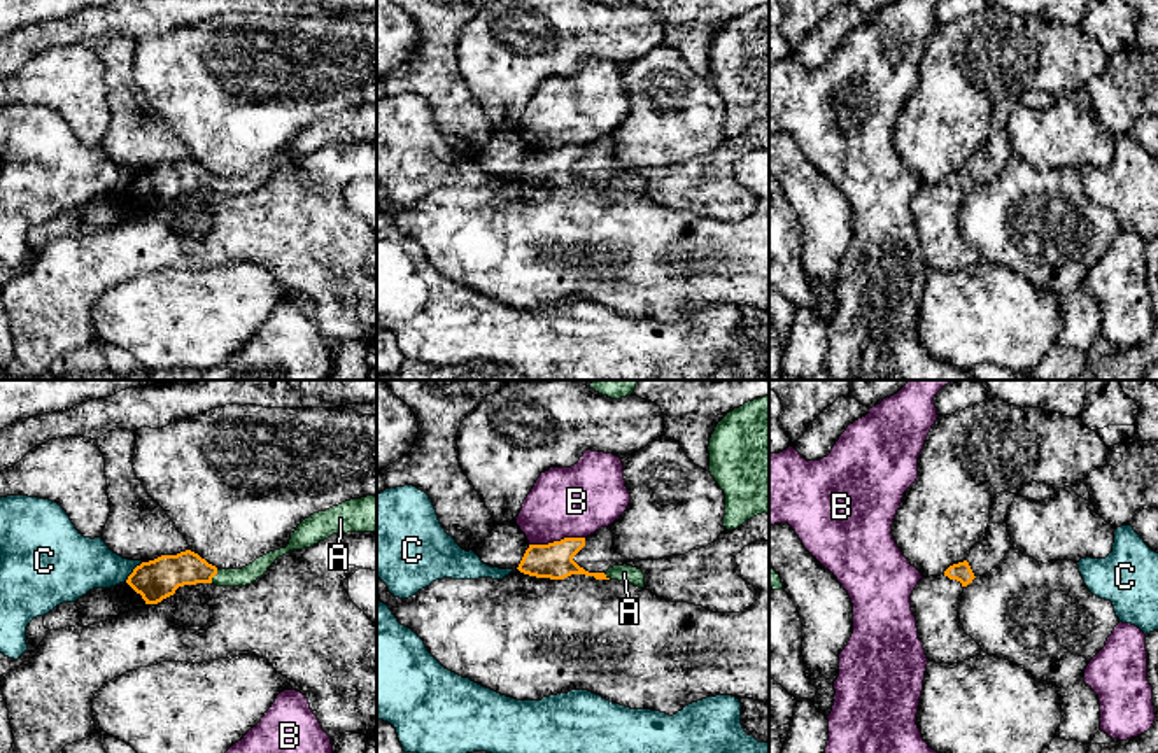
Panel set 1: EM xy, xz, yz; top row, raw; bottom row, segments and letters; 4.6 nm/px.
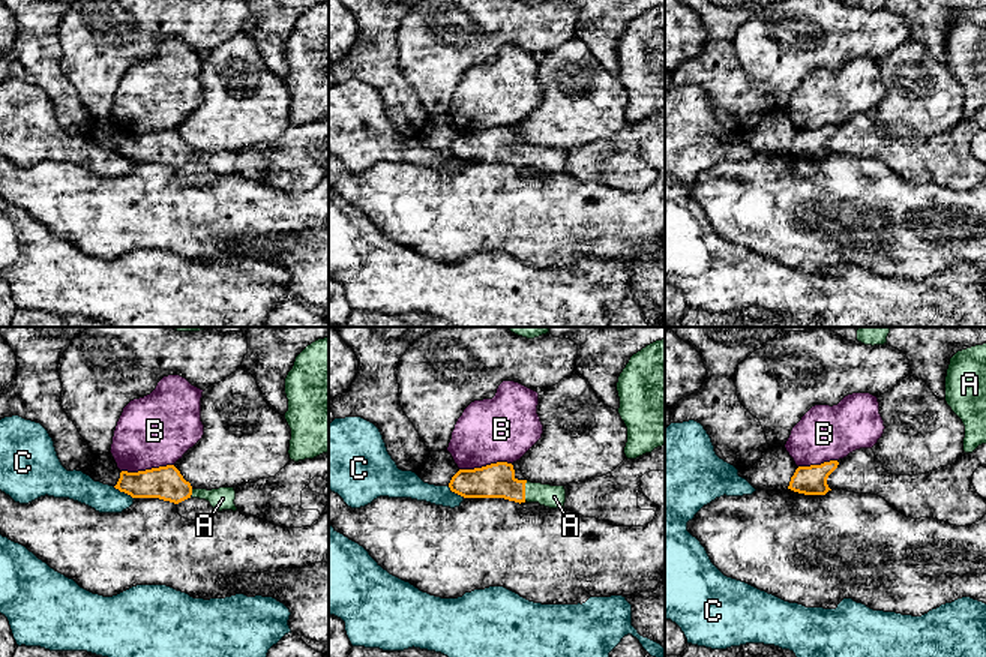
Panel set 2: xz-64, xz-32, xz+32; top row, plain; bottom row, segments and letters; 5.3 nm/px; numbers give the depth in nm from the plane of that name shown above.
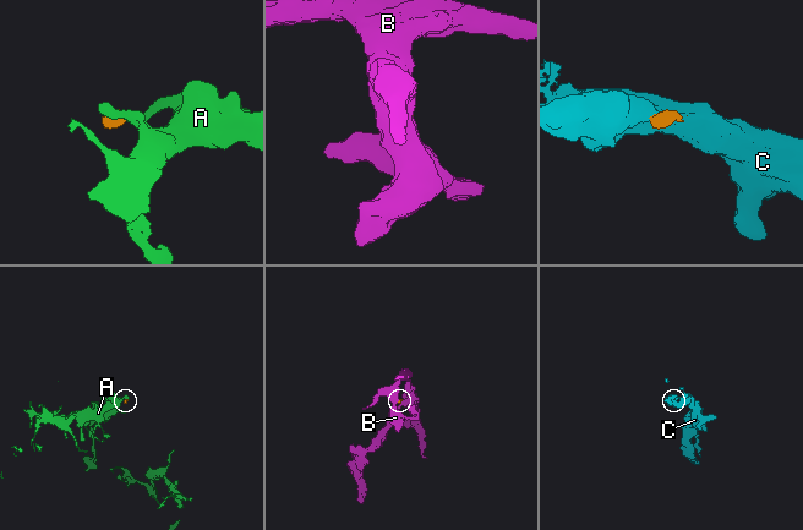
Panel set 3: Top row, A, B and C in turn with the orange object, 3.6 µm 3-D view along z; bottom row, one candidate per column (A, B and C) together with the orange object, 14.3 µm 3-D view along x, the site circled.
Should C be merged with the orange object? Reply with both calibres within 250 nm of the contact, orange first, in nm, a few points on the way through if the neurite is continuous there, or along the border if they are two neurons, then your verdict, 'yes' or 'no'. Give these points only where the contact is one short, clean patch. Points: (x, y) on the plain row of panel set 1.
190 nm thick on the orange side, 260 nm on the other; border along xy (142, 170), (125, 188); no

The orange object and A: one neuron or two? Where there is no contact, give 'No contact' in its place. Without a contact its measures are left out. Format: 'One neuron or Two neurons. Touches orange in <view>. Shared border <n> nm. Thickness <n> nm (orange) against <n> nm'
One neuron. Touches orange in xy. Shared border 70 nm. Thickness 180 nm (orange) against 90 nm

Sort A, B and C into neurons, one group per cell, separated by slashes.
A / B / C

